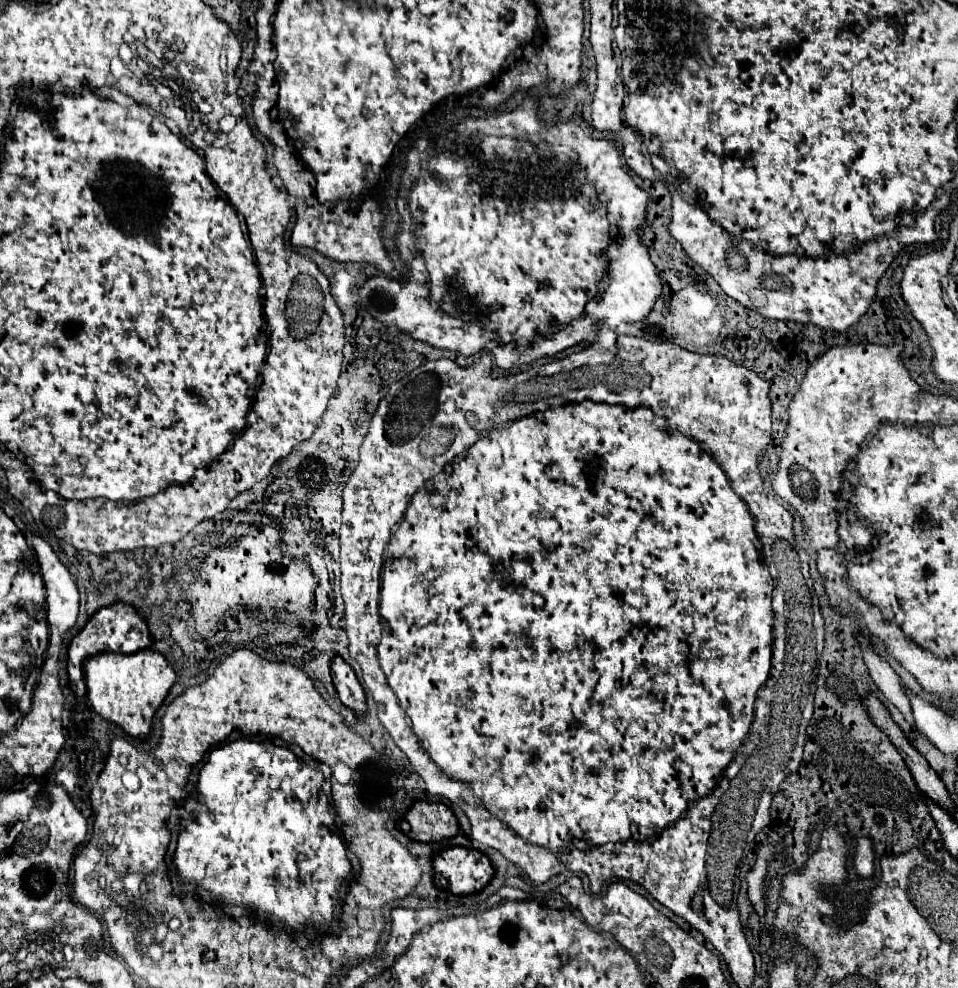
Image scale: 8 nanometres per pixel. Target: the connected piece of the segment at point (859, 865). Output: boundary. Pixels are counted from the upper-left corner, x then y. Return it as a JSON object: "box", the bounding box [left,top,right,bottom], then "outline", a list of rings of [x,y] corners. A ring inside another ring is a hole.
{"box":[854,839,874,877],"outline":[[[858,839],[856,841],[856,855],[854,855],[854,867],[860,877],[870,877],[874,873],[874,851],[870,839]]]}

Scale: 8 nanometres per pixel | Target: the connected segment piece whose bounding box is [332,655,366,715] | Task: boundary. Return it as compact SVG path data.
M336 655L332 659L332 679L334 679L334 687L336 687L336 693L338 693L340 701L346 707L354 709L356 715L362 715L366 711L364 689L358 683L352 667L340 655Z

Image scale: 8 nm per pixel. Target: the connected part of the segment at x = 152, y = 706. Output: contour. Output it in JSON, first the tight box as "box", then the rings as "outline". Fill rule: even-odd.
{"box":[84,649,176,739],"outline":[[[142,649],[130,655],[104,651],[84,661],[84,681],[92,709],[104,719],[120,725],[128,735],[140,739],[150,733],[152,717],[174,685],[174,679],[176,673],[172,665],[154,649]]]}

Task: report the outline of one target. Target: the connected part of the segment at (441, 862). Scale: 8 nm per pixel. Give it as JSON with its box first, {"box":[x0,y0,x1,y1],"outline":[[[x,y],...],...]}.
{"box":[434,847,496,895],"outline":[[[450,847],[434,853],[434,871],[436,885],[456,895],[478,893],[496,875],[492,861],[470,847]]]}

